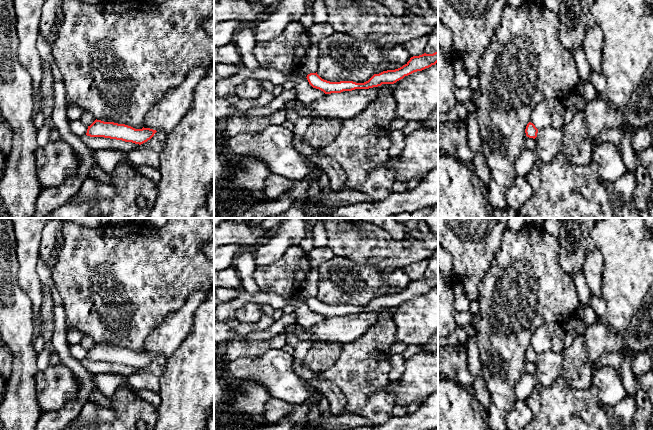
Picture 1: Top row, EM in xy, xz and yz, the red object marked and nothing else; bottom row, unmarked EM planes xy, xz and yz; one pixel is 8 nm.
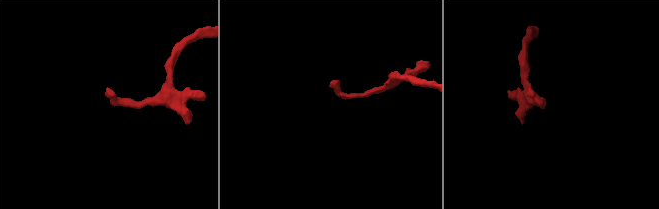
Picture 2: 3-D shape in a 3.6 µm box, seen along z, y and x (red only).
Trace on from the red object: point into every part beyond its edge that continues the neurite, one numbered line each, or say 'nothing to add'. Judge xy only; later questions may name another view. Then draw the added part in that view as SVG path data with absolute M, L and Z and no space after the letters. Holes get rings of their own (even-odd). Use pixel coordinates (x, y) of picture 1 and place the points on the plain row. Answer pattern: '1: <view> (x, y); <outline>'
nothing to add

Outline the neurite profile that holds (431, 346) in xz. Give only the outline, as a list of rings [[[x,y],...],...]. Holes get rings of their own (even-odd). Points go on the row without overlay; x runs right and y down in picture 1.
[[[438,331],[428,340],[426,344],[421,346],[420,349],[429,353],[436,352],[438,350]]]

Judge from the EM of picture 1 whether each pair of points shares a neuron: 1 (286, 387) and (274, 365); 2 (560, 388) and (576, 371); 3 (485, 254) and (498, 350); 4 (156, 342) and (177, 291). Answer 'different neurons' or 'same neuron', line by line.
1: same neuron
2: different neurons
3: different neurons
4: different neurons

